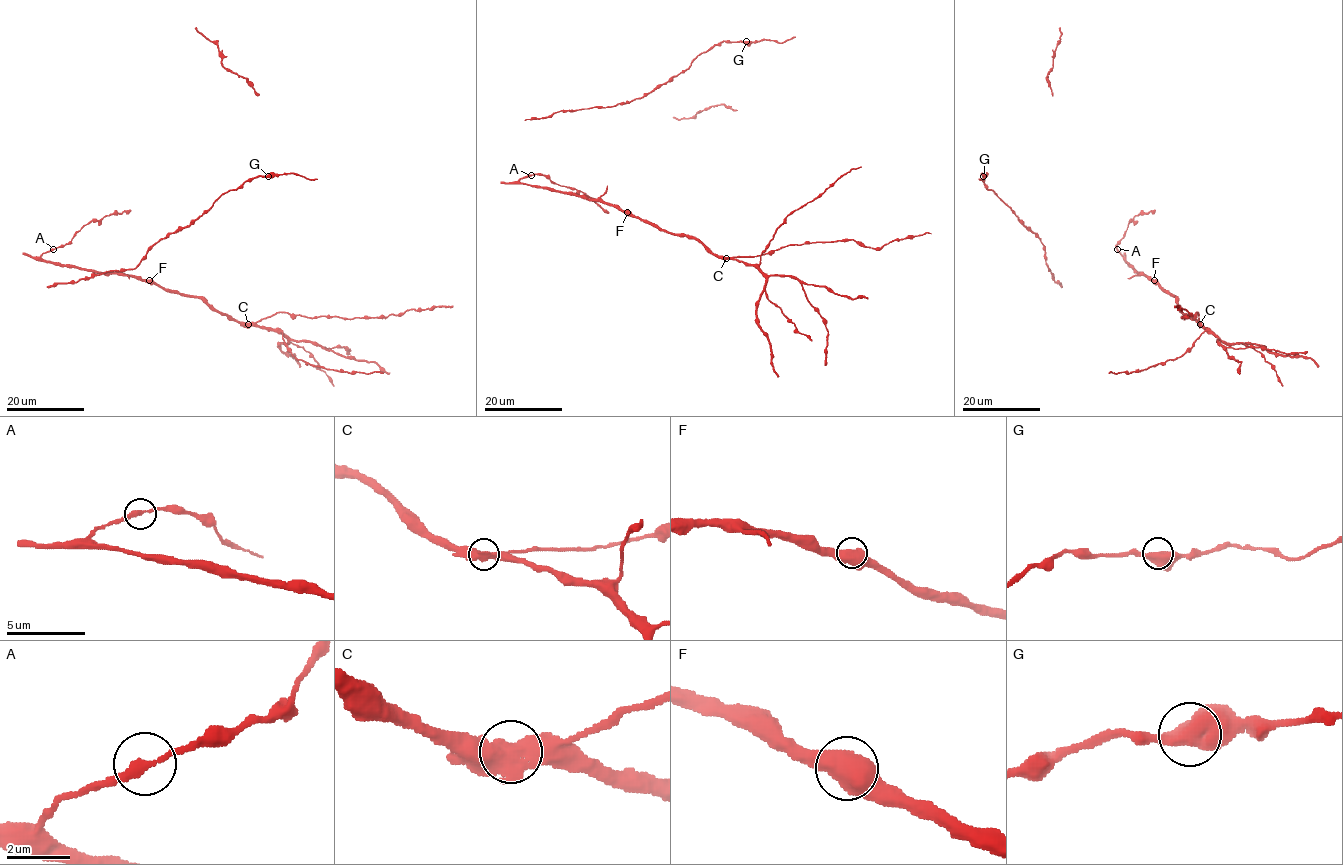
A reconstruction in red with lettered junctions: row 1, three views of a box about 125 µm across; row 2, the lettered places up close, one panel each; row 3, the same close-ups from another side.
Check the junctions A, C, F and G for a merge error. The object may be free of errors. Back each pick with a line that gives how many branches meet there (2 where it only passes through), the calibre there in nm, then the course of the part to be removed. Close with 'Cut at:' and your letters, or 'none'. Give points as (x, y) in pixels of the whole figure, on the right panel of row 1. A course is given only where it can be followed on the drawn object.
Cut at: none

